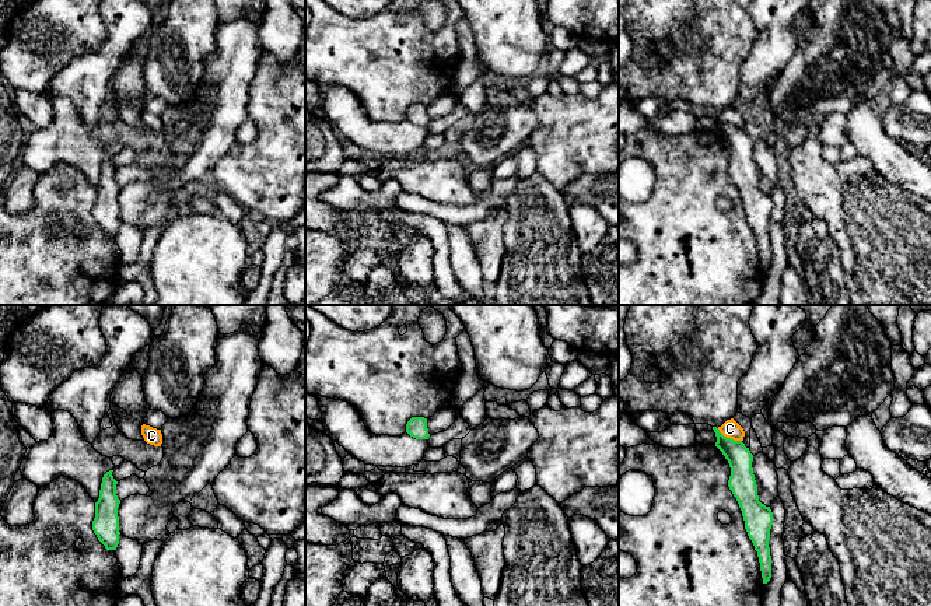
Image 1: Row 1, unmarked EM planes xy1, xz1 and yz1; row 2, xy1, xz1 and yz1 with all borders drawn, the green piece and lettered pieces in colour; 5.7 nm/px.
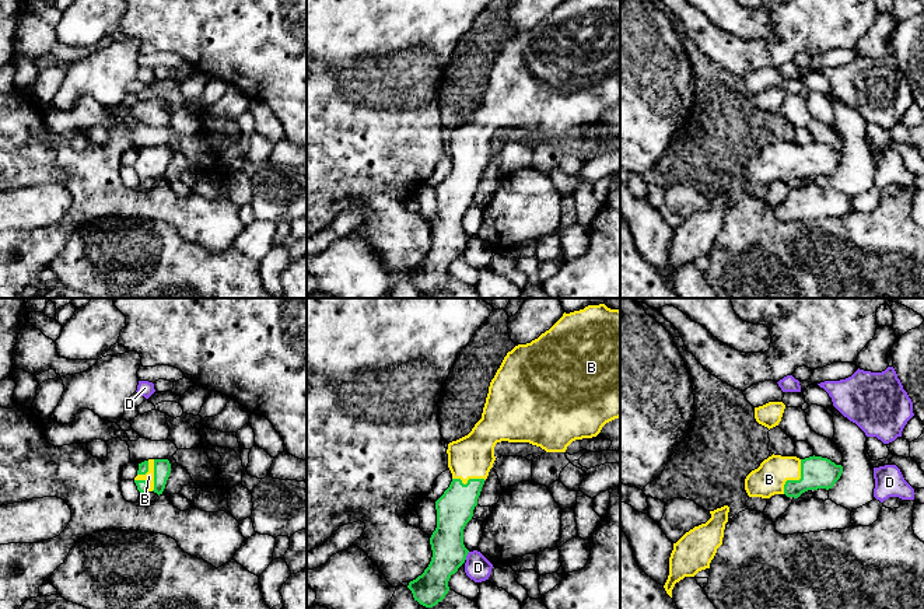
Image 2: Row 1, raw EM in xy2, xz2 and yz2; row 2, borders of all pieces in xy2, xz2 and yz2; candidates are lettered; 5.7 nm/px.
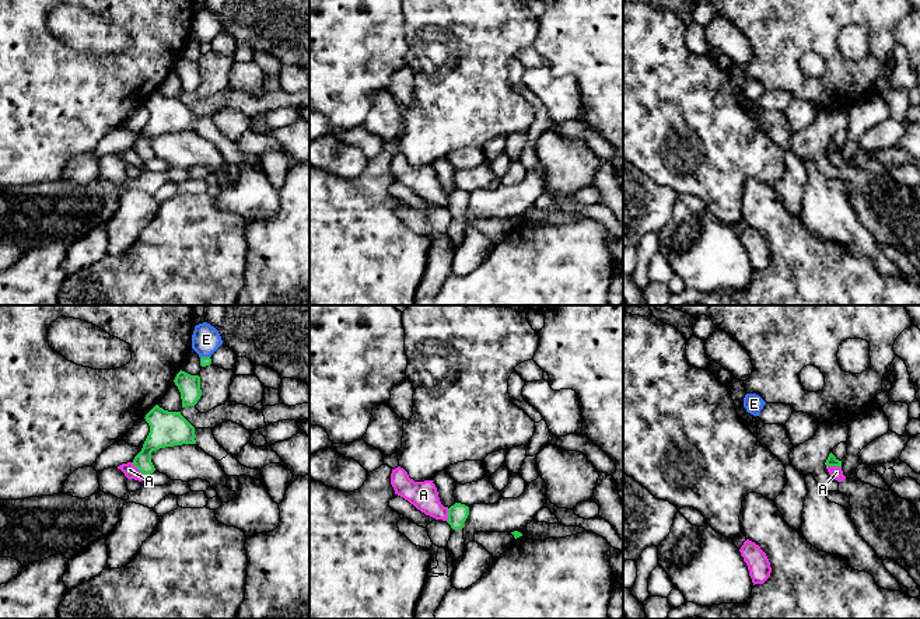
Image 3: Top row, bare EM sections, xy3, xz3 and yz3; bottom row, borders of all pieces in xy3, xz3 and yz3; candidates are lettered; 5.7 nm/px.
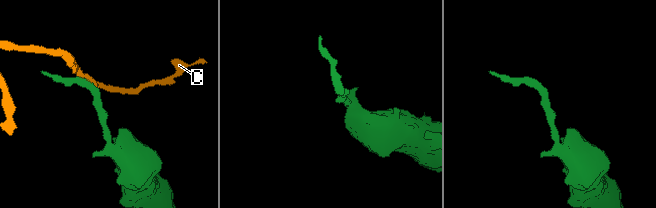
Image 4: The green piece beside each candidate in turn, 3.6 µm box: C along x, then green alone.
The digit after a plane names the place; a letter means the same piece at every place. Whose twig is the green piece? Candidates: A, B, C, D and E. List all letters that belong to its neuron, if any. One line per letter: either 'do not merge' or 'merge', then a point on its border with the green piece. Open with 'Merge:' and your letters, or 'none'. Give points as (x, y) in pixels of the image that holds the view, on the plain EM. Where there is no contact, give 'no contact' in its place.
Merge: B
A: do not merge | yz3 (833, 151)
B: merge | yz2 (795, 167)
C: do not merge | yz1 (730, 125)
D: do not merge | xz2 (466, 241)
E: do not merge | xy3 (205, 44)

